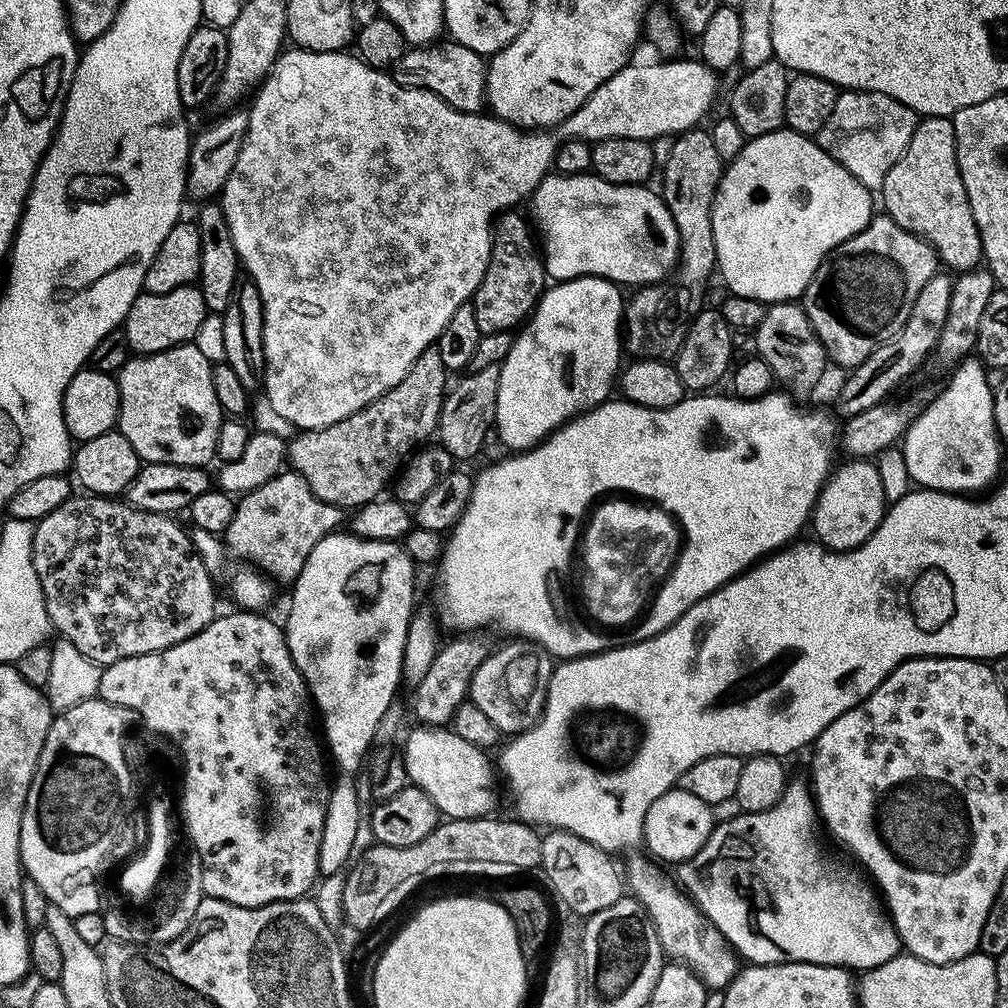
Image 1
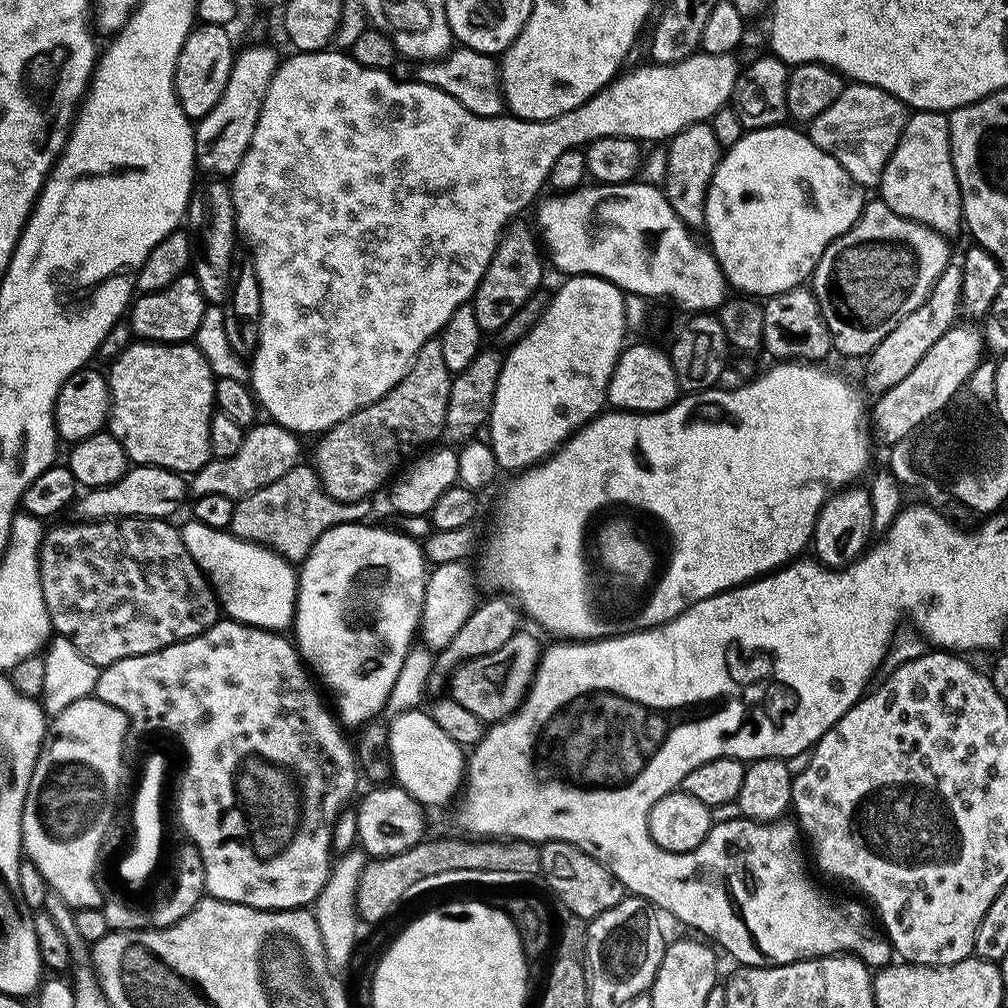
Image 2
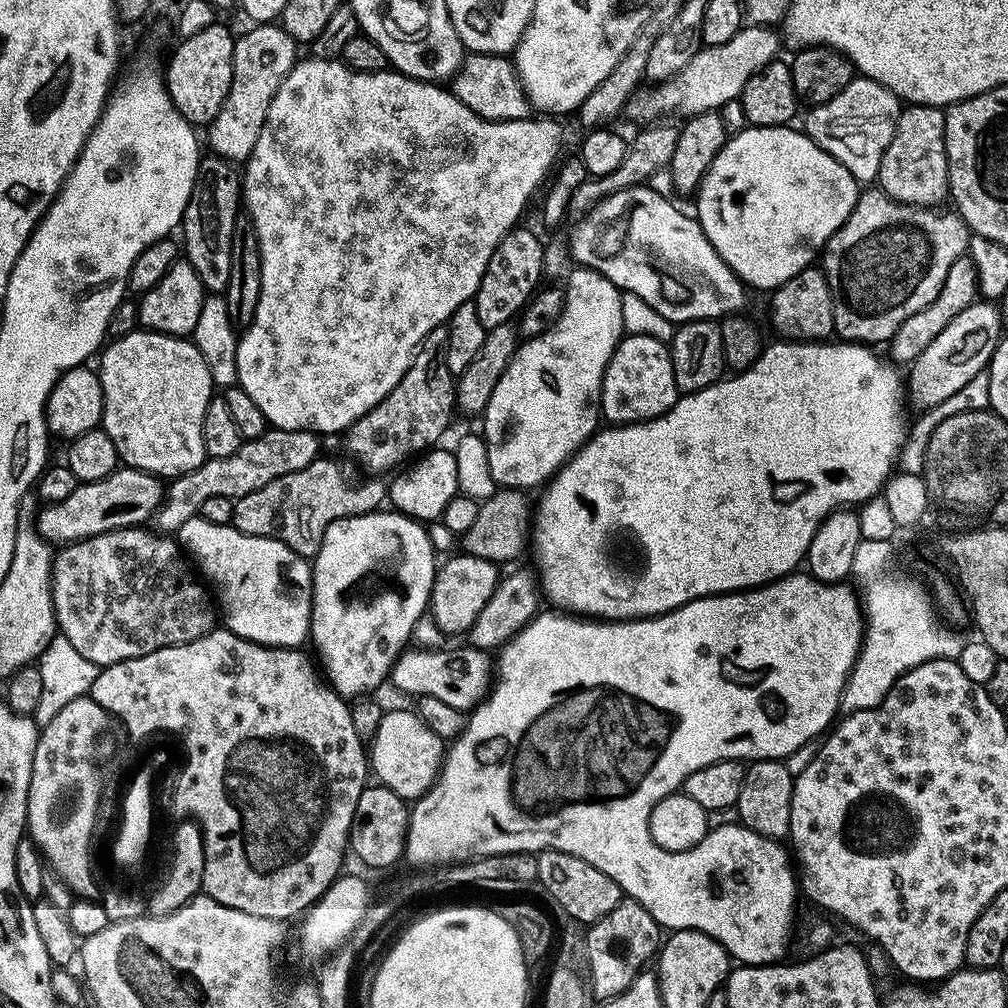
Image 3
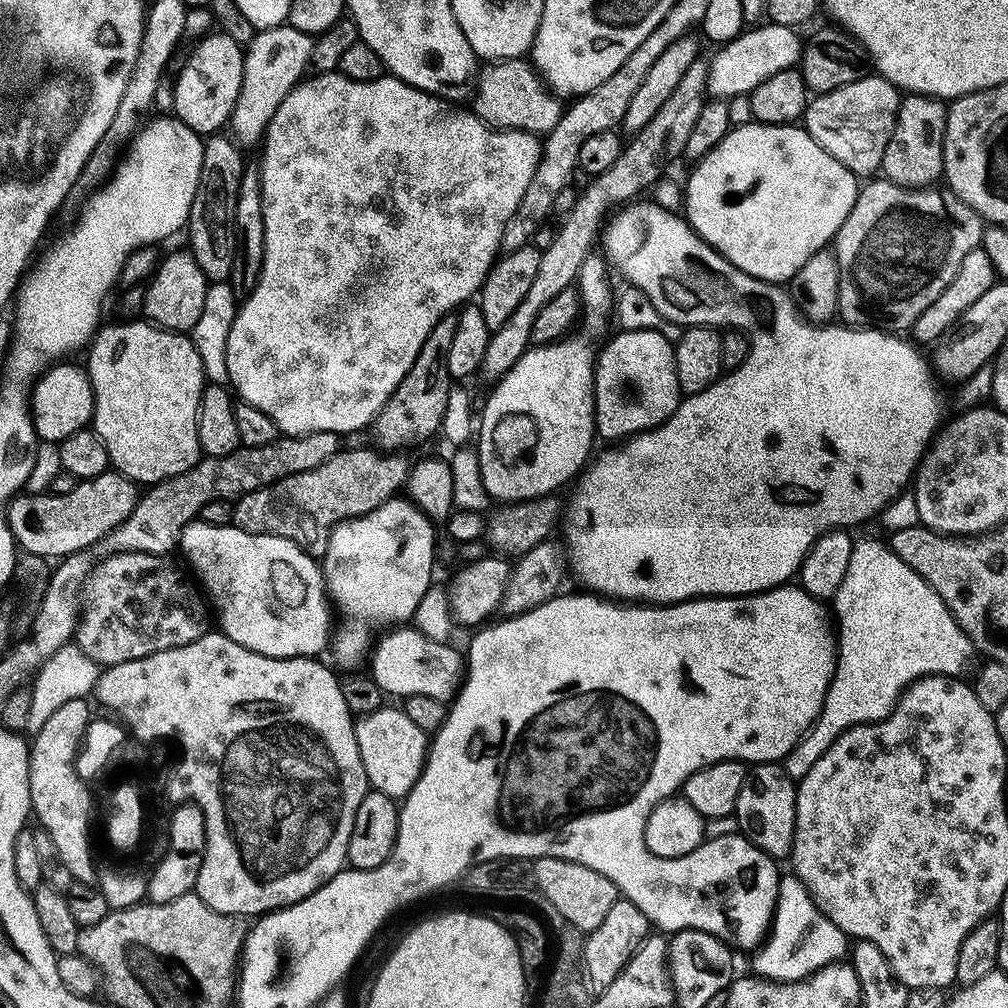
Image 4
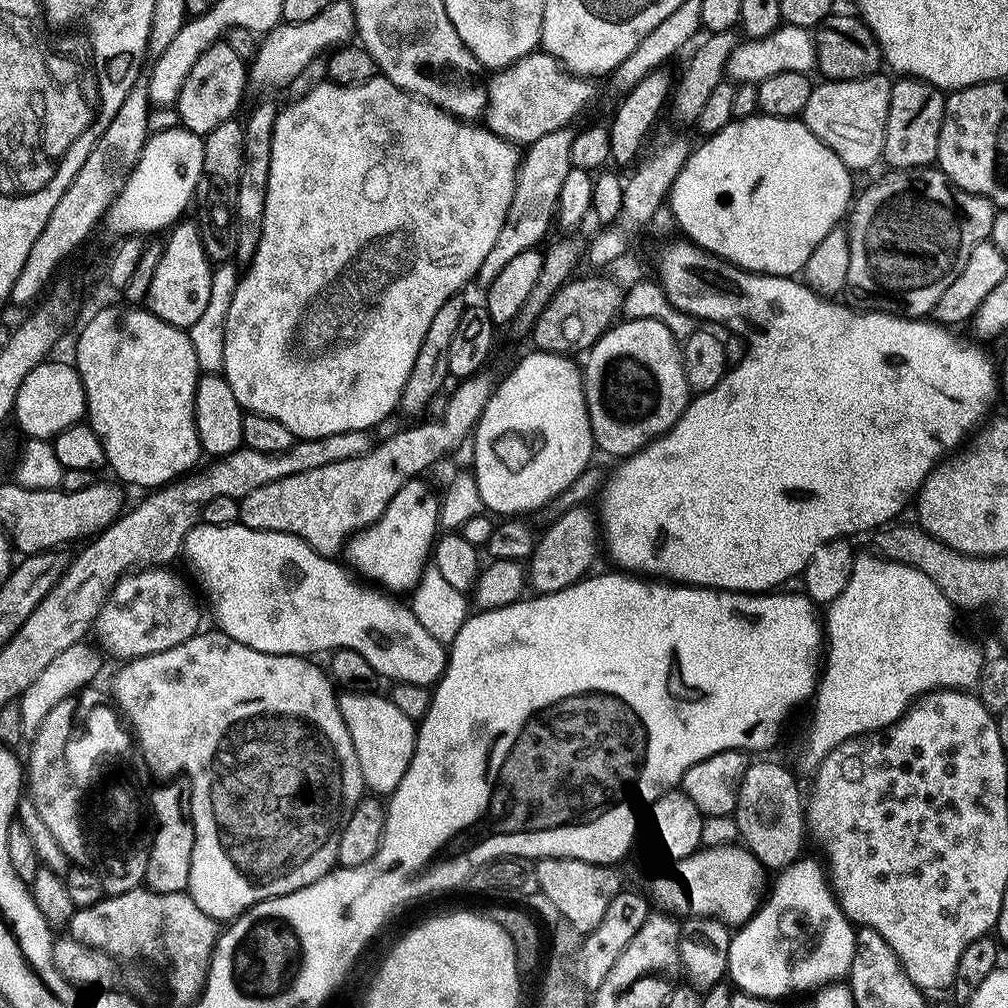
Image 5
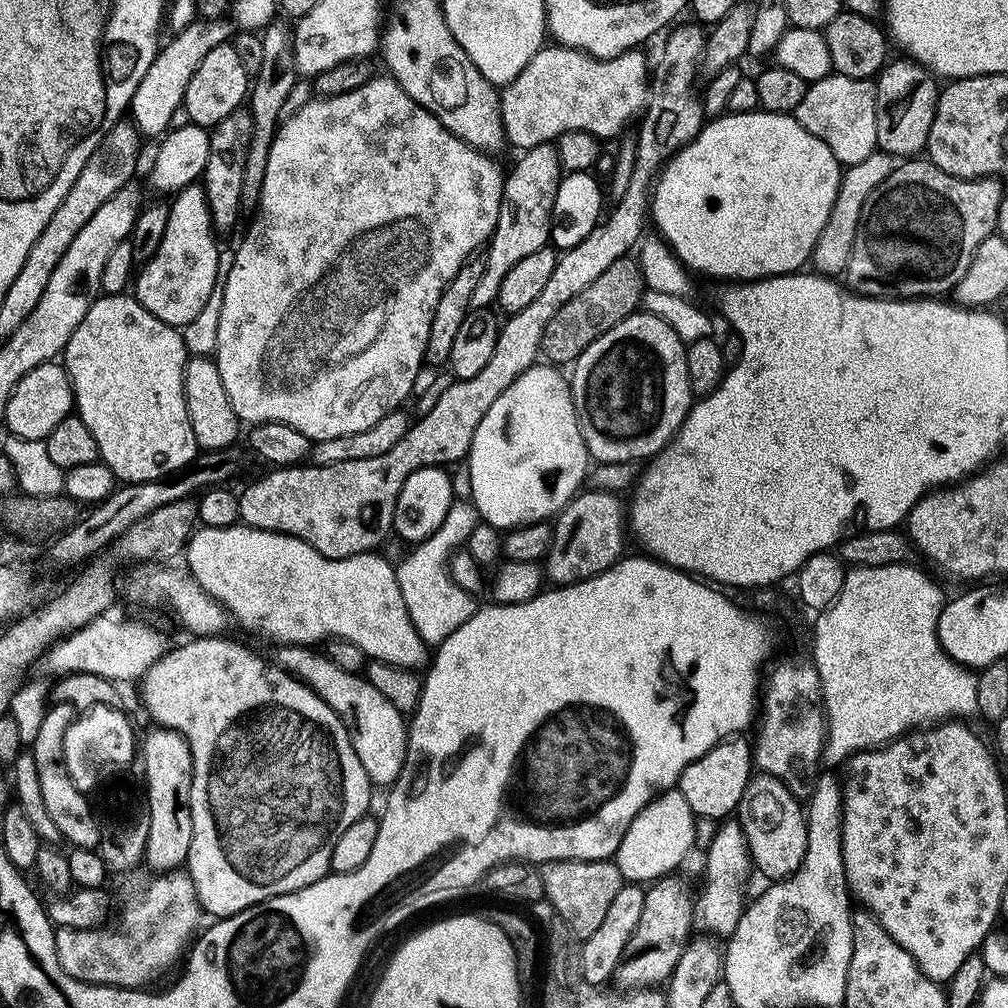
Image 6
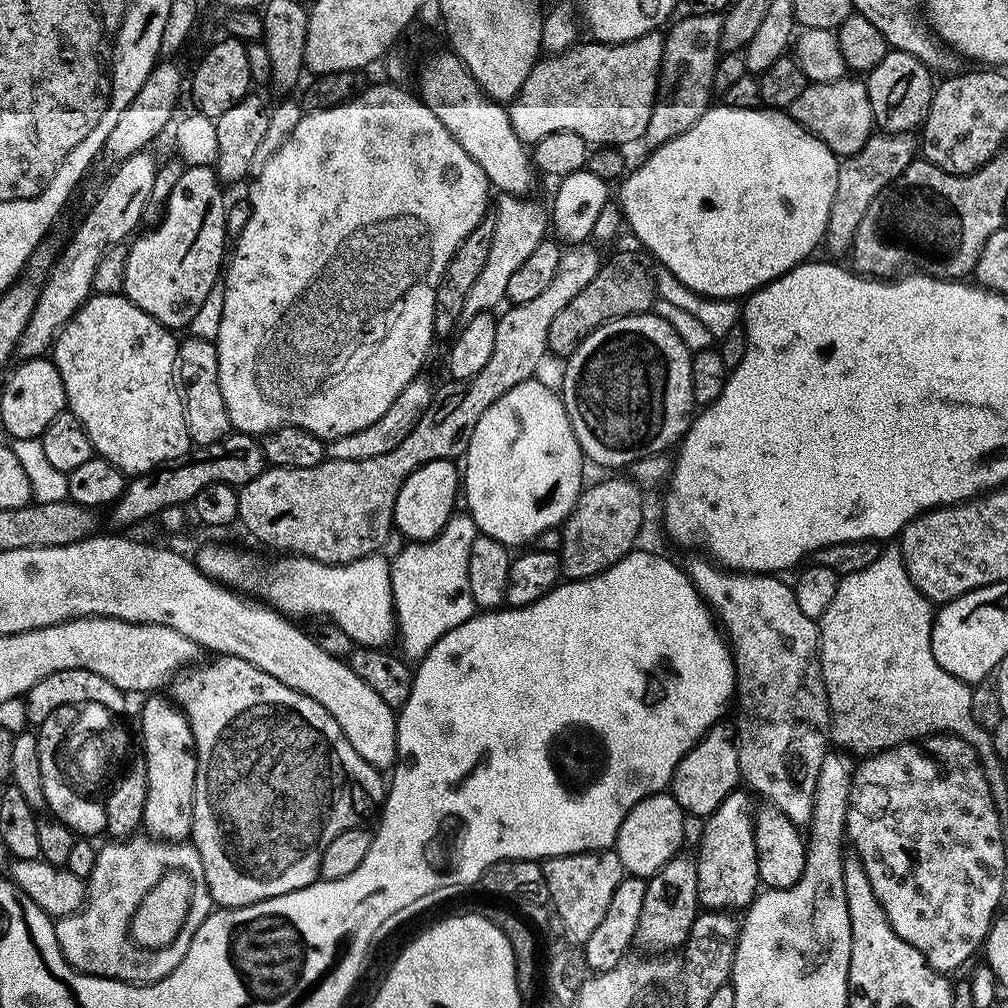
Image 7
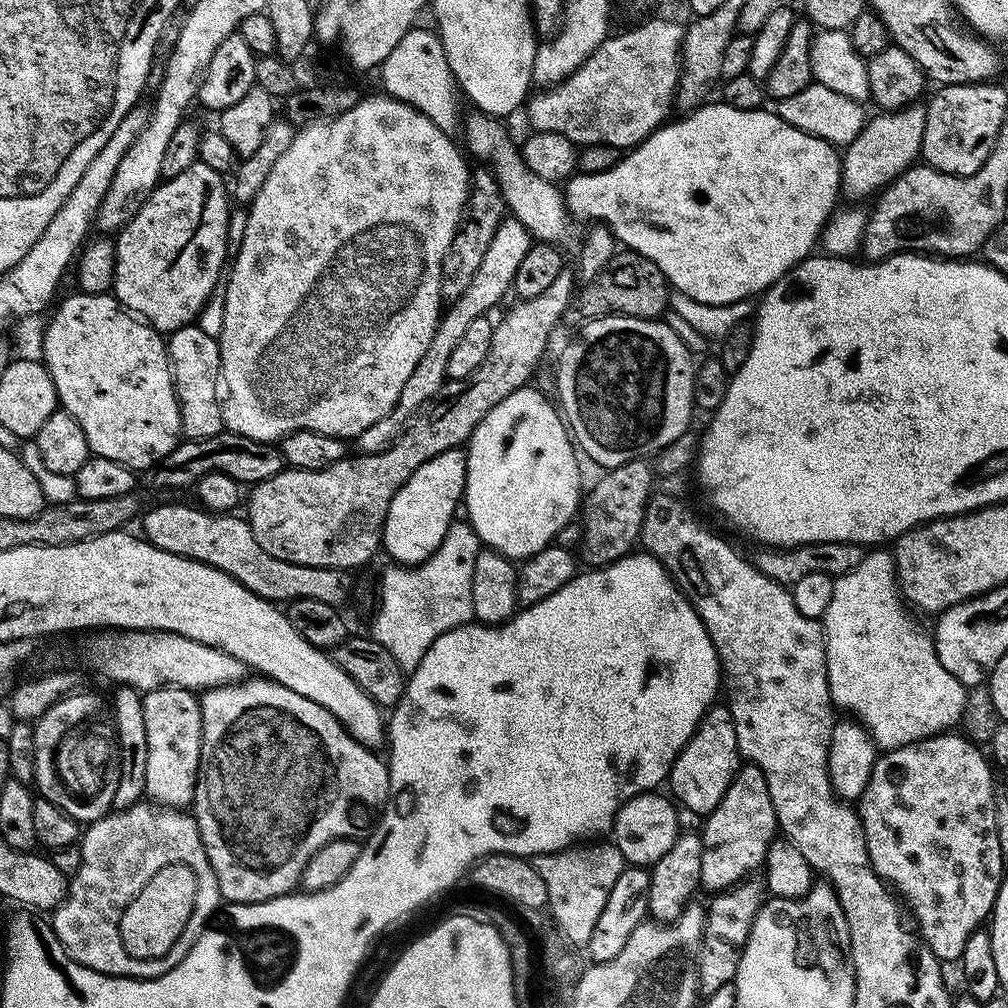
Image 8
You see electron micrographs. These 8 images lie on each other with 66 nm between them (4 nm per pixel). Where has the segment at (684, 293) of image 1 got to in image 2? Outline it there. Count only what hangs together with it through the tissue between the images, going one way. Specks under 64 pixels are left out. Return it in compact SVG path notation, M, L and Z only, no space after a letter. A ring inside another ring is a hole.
M711 123L691 124L686 126L667 141L668 161L662 191L670 202L674 214L690 230L704 228L706 198L708 187L714 178L714 170L720 164L722 149L718 137L714 134Z

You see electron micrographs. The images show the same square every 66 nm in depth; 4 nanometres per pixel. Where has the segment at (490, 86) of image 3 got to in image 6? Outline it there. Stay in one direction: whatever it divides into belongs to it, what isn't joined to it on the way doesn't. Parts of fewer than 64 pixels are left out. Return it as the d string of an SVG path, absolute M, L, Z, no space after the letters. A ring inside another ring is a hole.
M563 46L540 48L538 54L534 54L534 58L526 62L518 78L503 85L500 92L500 113L505 141L509 145L513 144L516 150L527 150L539 144L555 142L562 134L574 130L588 132L597 138L616 135L619 137L624 132L623 128L643 113L644 106L648 102L650 60L647 60L642 53L643 51L633 50L609 60L599 60L597 56L579 52L577 48Z

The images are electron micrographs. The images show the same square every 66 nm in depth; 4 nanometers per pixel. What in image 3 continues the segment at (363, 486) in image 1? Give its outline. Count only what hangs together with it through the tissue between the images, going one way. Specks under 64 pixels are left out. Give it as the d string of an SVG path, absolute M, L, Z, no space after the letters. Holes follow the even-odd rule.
M447 327L430 330L398 386L343 433L349 454L361 460L372 471L369 473L384 474L380 472L399 469L403 460L411 461L441 443L440 435L447 430L456 408L456 385L444 357L447 341Z

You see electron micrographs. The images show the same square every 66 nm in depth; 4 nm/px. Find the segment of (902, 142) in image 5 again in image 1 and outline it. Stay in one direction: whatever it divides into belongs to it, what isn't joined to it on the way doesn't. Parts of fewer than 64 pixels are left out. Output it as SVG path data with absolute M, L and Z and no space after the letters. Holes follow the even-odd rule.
M926 116L917 123L914 138L906 146L902 158L890 166L890 174L886 174L886 182L882 189L884 195L883 211L902 230L910 230L910 234L921 236L929 244L938 257L953 273L968 272L981 263L984 251L982 238L978 234L978 226L974 222L974 214L970 210L970 198L966 198L966 186L962 186L962 174L958 170L956 157L956 139L954 126L947 116Z

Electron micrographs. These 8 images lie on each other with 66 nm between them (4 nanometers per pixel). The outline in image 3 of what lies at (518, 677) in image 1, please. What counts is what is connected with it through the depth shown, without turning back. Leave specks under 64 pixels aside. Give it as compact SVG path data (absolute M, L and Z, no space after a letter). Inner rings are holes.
M465 646L444 652L445 650L417 647L415 651L401 652L392 665L390 684L398 691L409 692L412 698L421 696L438 698L462 713L475 708L489 695L494 684L494 676L491 671L488 673L489 653L485 649Z

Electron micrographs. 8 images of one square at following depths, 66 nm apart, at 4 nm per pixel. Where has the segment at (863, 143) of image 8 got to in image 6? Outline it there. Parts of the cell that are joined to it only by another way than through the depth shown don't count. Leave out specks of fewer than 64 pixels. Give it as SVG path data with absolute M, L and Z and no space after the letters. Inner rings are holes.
M877 150L862 158L862 162L854 162L841 171L838 194L834 198L834 206L830 206L830 218L826 218L826 226L822 226L822 234L818 234L818 242L810 257L811 267L819 275L836 278L839 277L839 272L840 275L847 273L854 238L858 234L858 226L862 218L862 206L866 206L866 198L874 194L876 187L886 182L886 178L890 178L897 163L897 157Z

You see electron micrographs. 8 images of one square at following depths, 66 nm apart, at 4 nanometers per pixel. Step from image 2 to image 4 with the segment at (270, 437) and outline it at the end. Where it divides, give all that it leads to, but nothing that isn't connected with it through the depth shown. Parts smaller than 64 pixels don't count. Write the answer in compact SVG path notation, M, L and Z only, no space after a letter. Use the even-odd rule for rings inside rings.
M311 432L301 436L280 435L270 446L250 446L234 449L225 456L204 456L193 468L151 485L148 492L139 497L130 518L116 527L109 536L100 541L98 548L104 554L114 552L153 552L156 556L177 551L183 528L196 520L202 506L215 500L241 500L262 486L270 486L290 474L302 474L322 466L334 454L342 451L341 433Z

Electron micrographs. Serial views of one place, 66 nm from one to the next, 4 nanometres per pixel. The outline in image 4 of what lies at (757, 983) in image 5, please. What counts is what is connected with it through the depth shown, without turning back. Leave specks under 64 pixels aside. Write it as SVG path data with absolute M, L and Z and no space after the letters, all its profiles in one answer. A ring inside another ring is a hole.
M795 874L780 881L772 926L759 948L755 949L751 971L766 980L804 980L819 968L845 959L849 937L816 904L816 898Z

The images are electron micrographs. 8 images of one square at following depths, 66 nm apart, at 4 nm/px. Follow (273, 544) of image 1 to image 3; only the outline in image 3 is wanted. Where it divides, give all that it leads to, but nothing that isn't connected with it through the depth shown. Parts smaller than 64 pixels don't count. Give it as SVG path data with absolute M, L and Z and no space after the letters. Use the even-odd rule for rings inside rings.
M318 458L306 470L282 474L262 490L236 500L231 525L242 534L281 540L290 550L305 558L314 558L322 546L326 526L347 516L365 516L385 503L386 484L380 478L352 480L332 460Z

